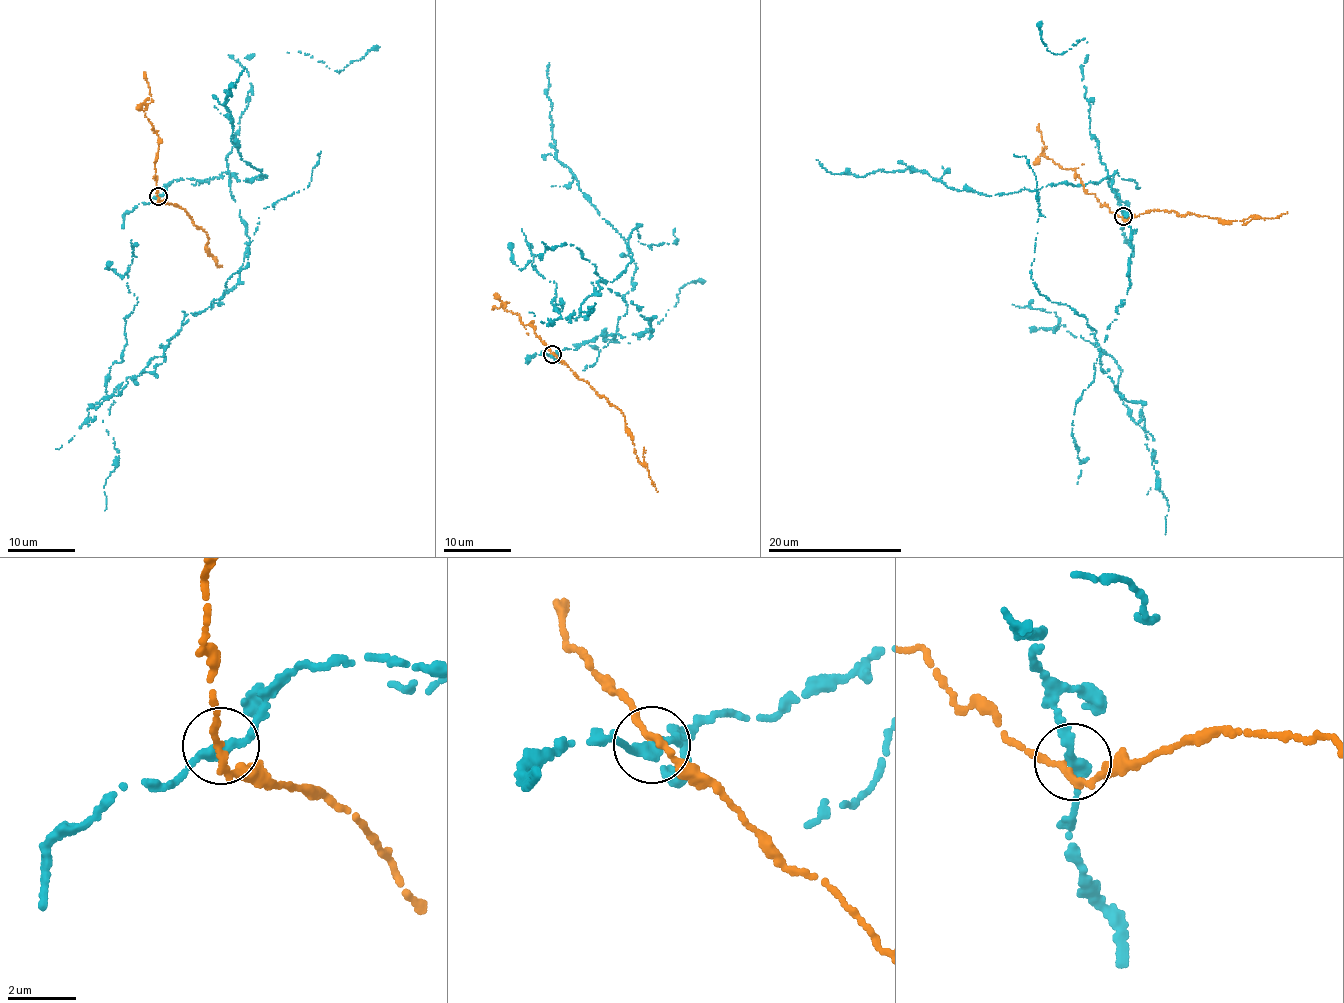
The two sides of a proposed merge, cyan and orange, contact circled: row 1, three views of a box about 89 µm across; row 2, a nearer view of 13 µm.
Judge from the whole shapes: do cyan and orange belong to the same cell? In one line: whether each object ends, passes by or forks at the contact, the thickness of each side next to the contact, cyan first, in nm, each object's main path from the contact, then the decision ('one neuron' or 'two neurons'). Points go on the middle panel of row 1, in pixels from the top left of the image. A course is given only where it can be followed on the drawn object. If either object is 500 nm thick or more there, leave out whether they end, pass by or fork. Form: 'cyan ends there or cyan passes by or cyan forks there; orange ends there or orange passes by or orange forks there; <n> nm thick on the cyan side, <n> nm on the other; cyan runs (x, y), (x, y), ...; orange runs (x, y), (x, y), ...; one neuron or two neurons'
cyan passes by; orange passes by; 300 nm thick on the cyan side, 180 nm on the other; cyan runs (552, 355), (652, 331), (652, 320), (603, 280), (562, 319), (521, 228); orange runs (552, 353), (595, 393), (621, 411), (634, 451), (657, 492); two neurons

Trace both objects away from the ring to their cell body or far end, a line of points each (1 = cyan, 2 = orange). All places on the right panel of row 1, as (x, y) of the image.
1: (1124, 216), (1113, 174), (1130, 286), (1099, 357), (1145, 427), (1110, 355), (1054, 312), (1012, 304)
2: (1122, 216), (1128, 219), (1159, 209), (1172, 211), (1179, 215), (1243, 221), (1249, 217), (1277, 218), (1287, 211)

